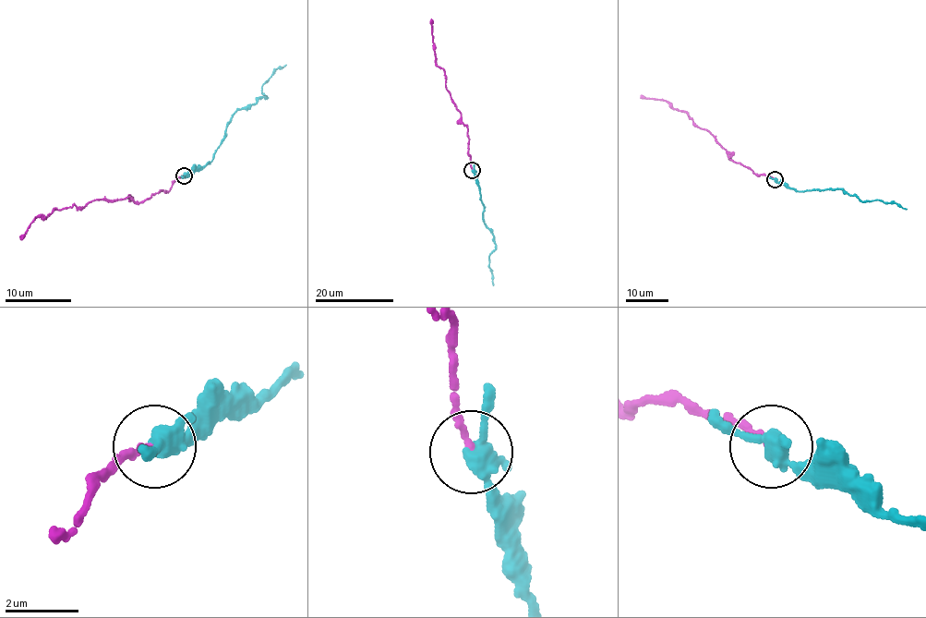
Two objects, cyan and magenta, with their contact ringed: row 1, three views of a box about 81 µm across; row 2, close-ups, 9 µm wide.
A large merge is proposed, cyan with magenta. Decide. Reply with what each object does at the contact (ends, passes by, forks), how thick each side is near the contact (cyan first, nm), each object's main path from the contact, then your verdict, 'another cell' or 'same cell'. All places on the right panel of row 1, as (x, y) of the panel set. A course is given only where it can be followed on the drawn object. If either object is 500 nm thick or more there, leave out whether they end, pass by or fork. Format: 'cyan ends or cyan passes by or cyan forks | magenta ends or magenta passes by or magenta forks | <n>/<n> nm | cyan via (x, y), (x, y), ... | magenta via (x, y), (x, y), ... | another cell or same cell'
cyan forks | magenta ends | 320/180 nm | cyan via (775, 179), (797, 191), (841, 189), (862, 200), (876, 199), (899, 204), (907, 209) | magenta via (775, 179), (732, 162), (709, 132), (696, 126), (685, 111), (672, 108), (666, 101), (641, 95) | same cell

